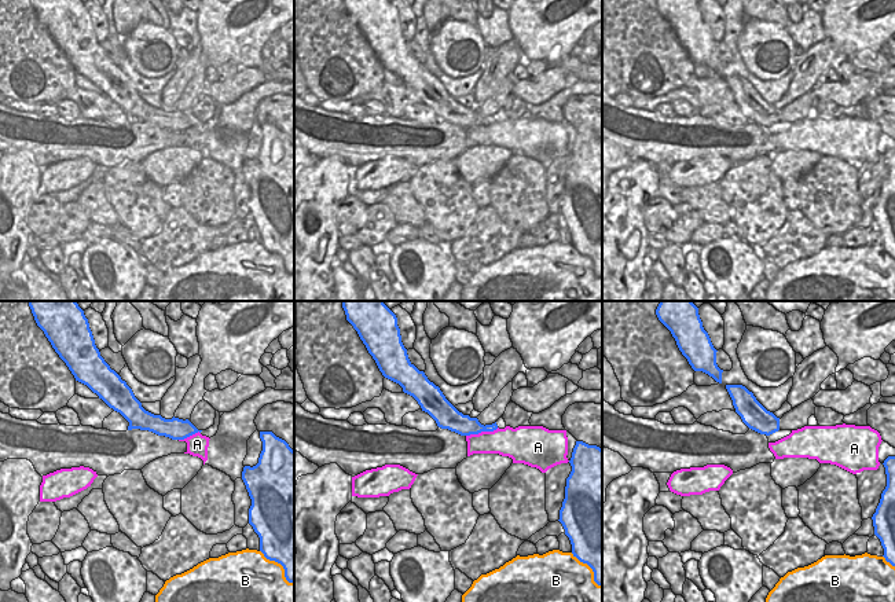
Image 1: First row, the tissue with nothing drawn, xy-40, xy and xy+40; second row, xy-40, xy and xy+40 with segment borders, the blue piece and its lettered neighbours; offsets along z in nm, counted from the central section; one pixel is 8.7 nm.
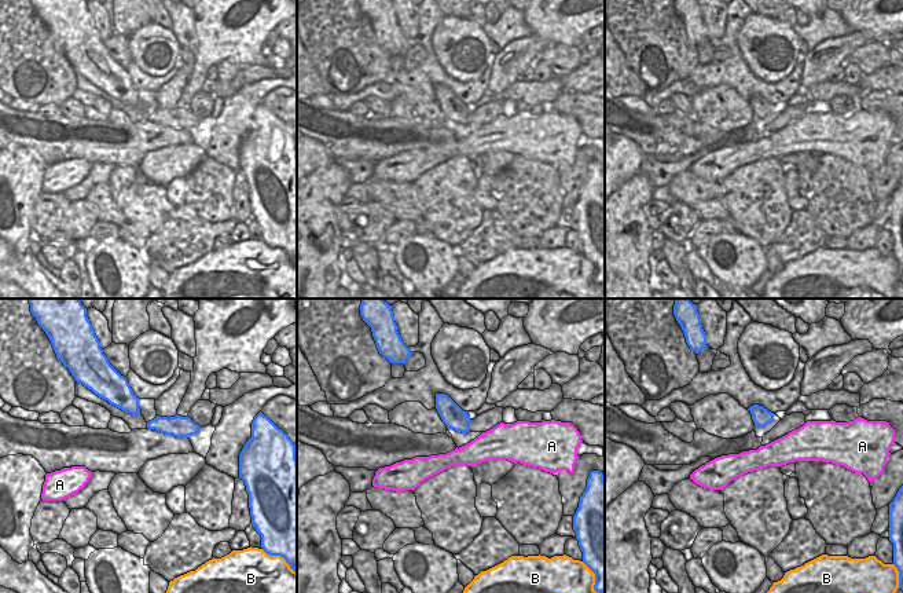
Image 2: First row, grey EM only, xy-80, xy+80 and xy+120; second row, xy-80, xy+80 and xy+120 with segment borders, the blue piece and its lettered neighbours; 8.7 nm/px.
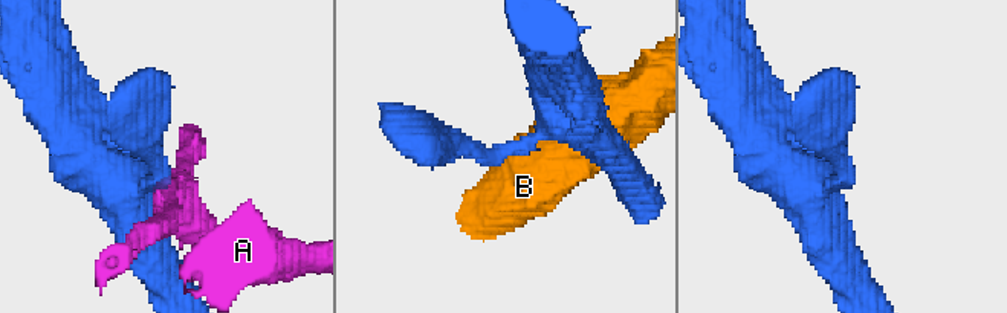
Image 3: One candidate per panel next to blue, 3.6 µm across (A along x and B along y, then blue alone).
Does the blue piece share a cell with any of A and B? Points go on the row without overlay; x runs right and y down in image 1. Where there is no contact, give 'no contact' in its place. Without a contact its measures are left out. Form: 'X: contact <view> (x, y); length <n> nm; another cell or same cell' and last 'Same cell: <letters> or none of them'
A: contact xy (481, 123); length 300 nm; another cell
B: contact xy+40 (888, 253); length 150 nm; another cell
Same cell: none of them

